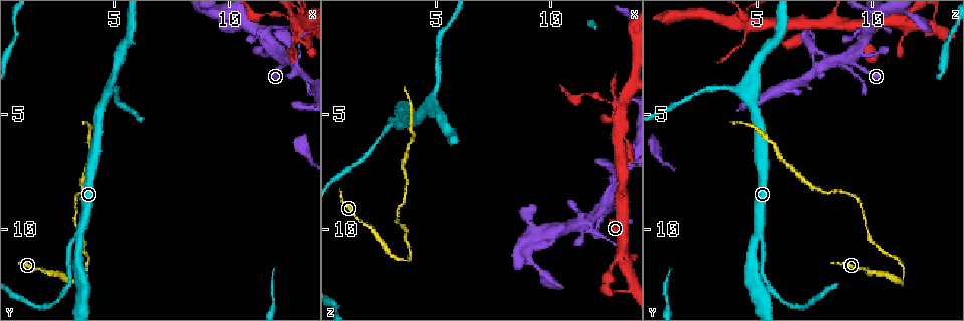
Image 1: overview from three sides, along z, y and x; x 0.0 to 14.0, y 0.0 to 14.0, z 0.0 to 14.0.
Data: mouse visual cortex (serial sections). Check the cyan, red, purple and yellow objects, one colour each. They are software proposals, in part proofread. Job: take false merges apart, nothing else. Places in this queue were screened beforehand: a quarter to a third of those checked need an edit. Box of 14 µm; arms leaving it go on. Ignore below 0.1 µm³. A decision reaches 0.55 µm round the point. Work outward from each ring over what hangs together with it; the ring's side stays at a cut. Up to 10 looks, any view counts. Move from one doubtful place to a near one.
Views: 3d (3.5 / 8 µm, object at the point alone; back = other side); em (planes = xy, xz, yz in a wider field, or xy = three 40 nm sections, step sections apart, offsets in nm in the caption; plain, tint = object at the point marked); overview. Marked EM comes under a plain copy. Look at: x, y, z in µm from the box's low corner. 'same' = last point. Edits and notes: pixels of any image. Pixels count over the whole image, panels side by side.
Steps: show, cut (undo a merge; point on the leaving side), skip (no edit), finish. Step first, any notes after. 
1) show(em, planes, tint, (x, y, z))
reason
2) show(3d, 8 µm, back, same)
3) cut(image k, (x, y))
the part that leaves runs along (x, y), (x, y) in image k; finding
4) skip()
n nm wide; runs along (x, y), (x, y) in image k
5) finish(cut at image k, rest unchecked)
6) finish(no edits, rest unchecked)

show(3d, 3.5 µm, (12.8, 1.0, 4.6))
narrows sharply

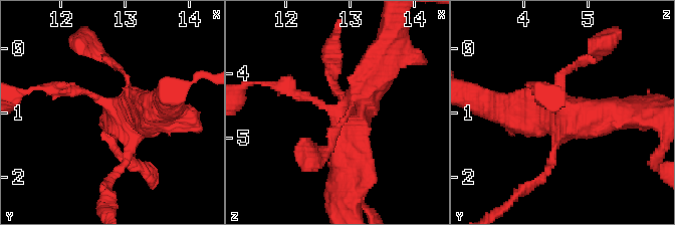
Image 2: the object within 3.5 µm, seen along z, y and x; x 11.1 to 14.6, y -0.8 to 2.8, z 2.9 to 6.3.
show(em, xy, step 2, tint, (12.80, 0.90, 4.60))

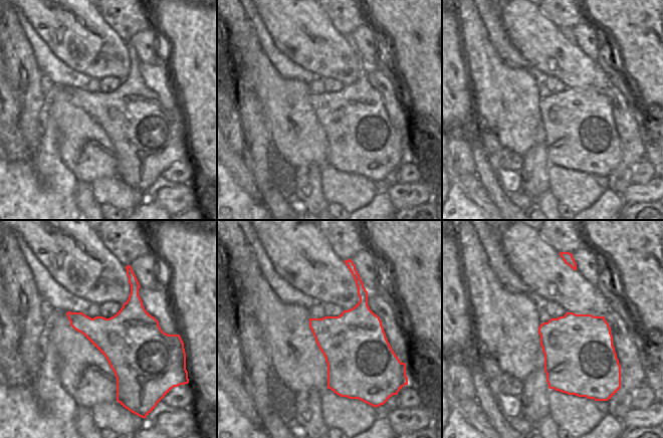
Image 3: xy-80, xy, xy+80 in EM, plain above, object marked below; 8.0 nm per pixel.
skip()
500 nm wide; runs along (349, 180), (352, 114), (380, 59) in image 2; one cell here

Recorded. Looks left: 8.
show(3d, 3.5 µm, (4.6, 4.1, 4.6))
thick turns thin

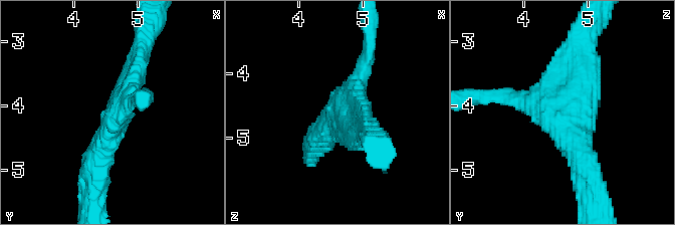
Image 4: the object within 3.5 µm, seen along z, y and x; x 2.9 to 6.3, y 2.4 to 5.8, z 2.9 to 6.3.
skip()
all the same cell

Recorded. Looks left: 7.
show(3d, 8 µm, (12.4, 2.6, 9.1))

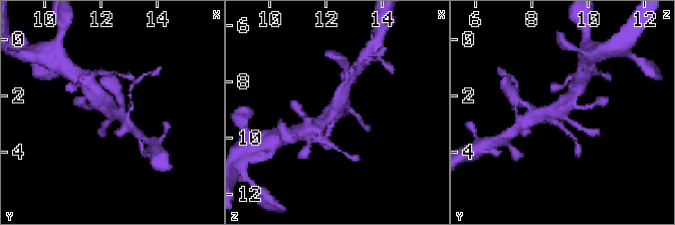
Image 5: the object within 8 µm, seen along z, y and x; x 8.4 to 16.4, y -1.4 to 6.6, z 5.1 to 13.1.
show(em, xy, step 5, tint, (12.4, 2.6, 9.1))

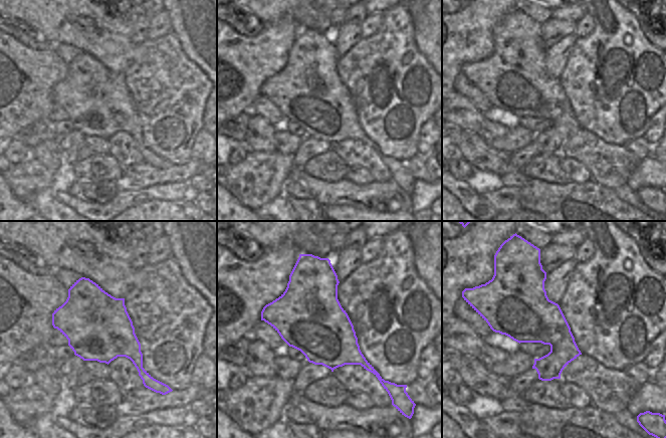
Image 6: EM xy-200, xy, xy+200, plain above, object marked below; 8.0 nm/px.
skip()
runs along (582, 129), (561, 114), (575, 90) in image 5; one cell here

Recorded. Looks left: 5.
show(3d, 3.5 µm, (3.5, 10.2, 5.0))

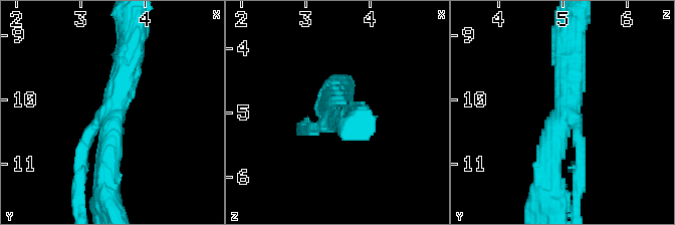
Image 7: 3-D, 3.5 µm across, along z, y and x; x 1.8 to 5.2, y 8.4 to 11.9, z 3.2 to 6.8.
show(em, planes, tint, (3.40, 10.20, 5.10))
3 arms; arms of 150, 400, 450 nm; need the tissue

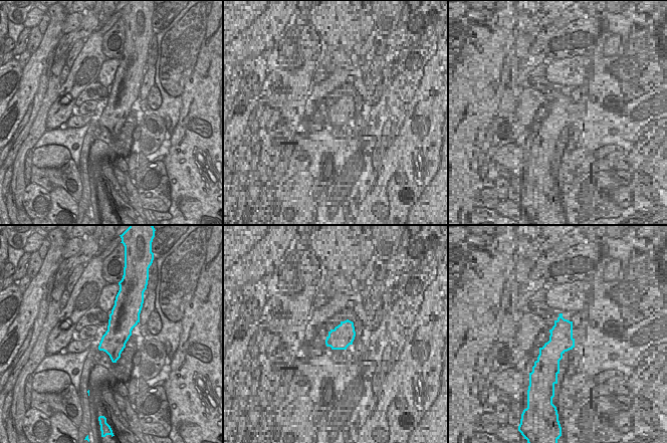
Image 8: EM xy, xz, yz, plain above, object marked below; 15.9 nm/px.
skip()
runs along (133, 50), (107, 113), (107, 177) in image 7; one cell here

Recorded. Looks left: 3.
show(3d, 8 µm, (3.3, 12.3, 11.4))
sharp bend

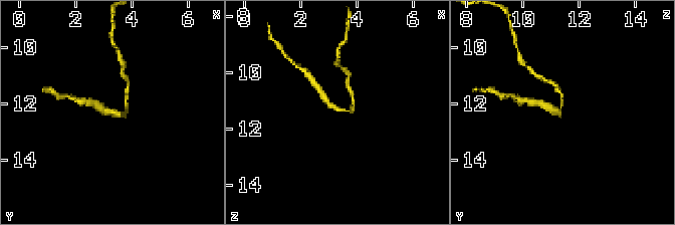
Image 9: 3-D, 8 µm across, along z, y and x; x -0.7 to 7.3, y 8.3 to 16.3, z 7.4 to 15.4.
show(3d, 3.5 µm, back, (3.3, 12.4, 11.3))

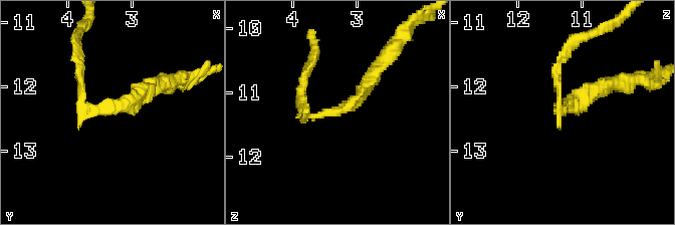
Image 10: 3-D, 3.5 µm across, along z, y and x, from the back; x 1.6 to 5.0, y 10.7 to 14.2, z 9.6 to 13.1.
show(em, xy, step 1, tint, (3.40, 12.35, 11.30))

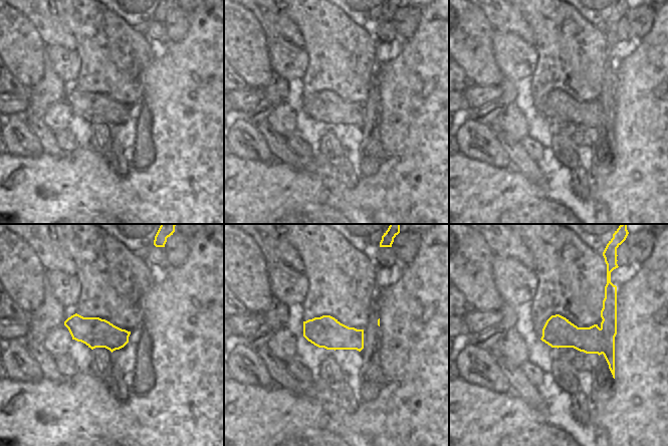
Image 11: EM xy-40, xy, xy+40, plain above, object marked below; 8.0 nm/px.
cut(image 10, (80, 65))
260 nm wide; the part that leaves runs along (85, 97), (75, 44), (82, 26) in image 10; a second cell is stuck on

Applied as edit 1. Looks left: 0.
finish(cut at image 10, rest unchecked)

